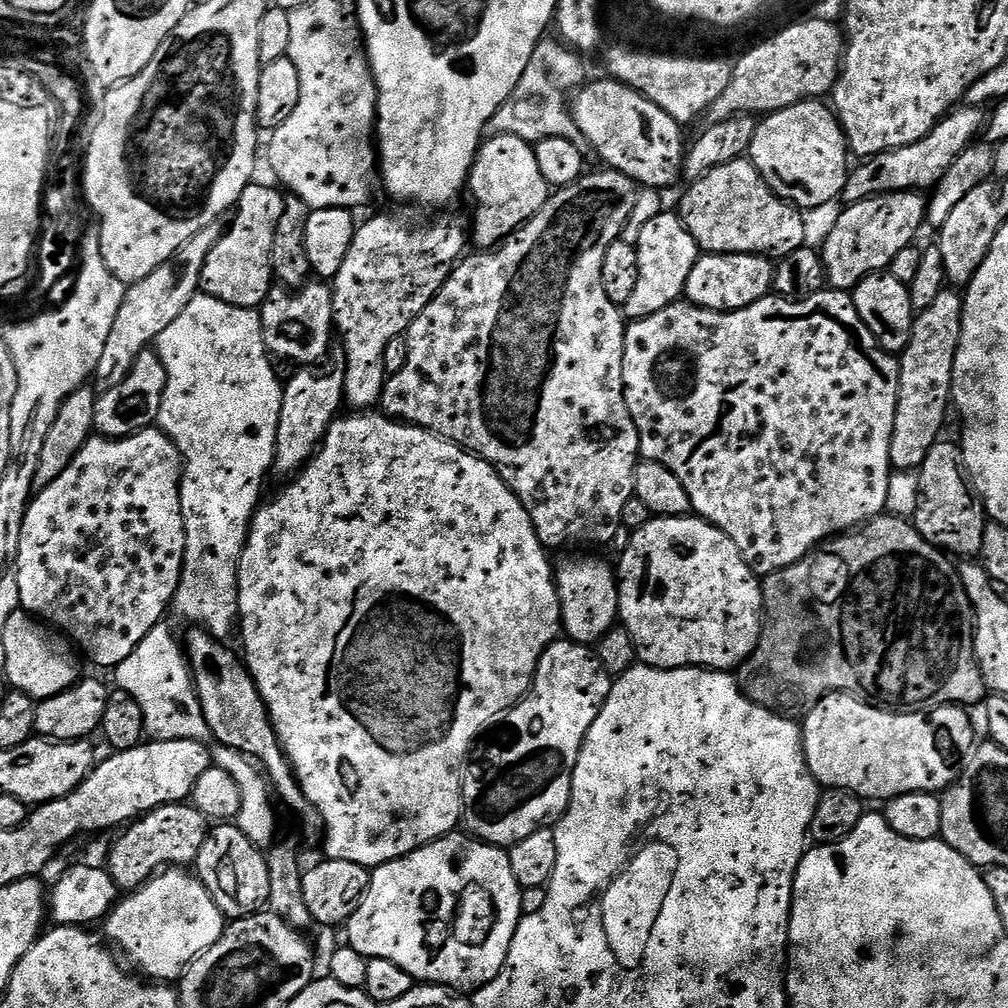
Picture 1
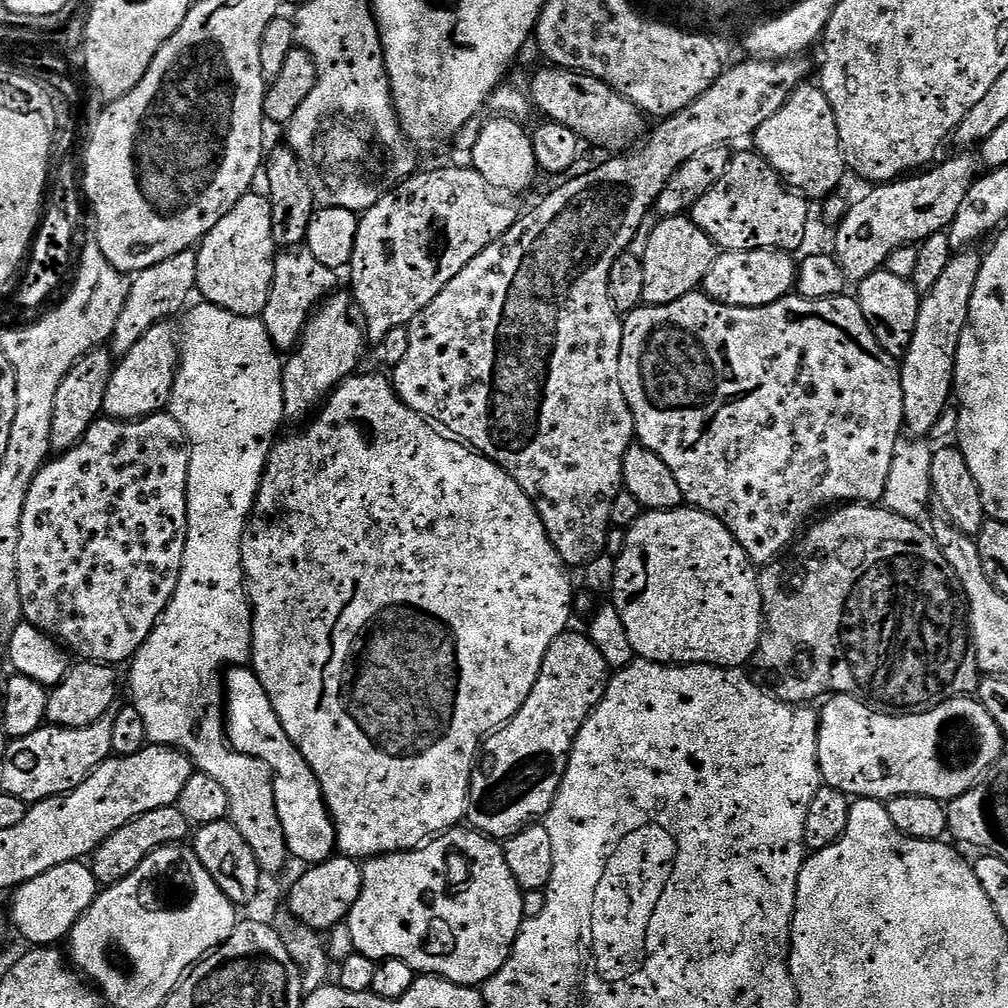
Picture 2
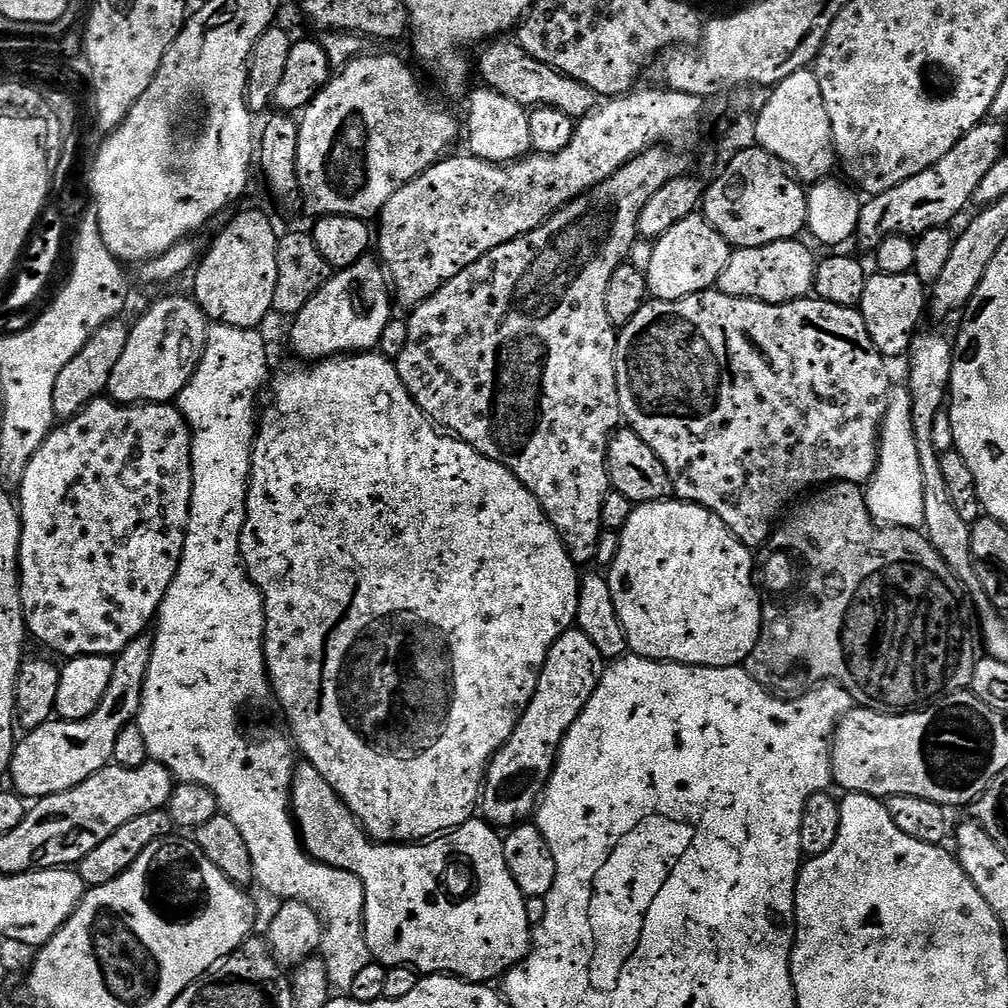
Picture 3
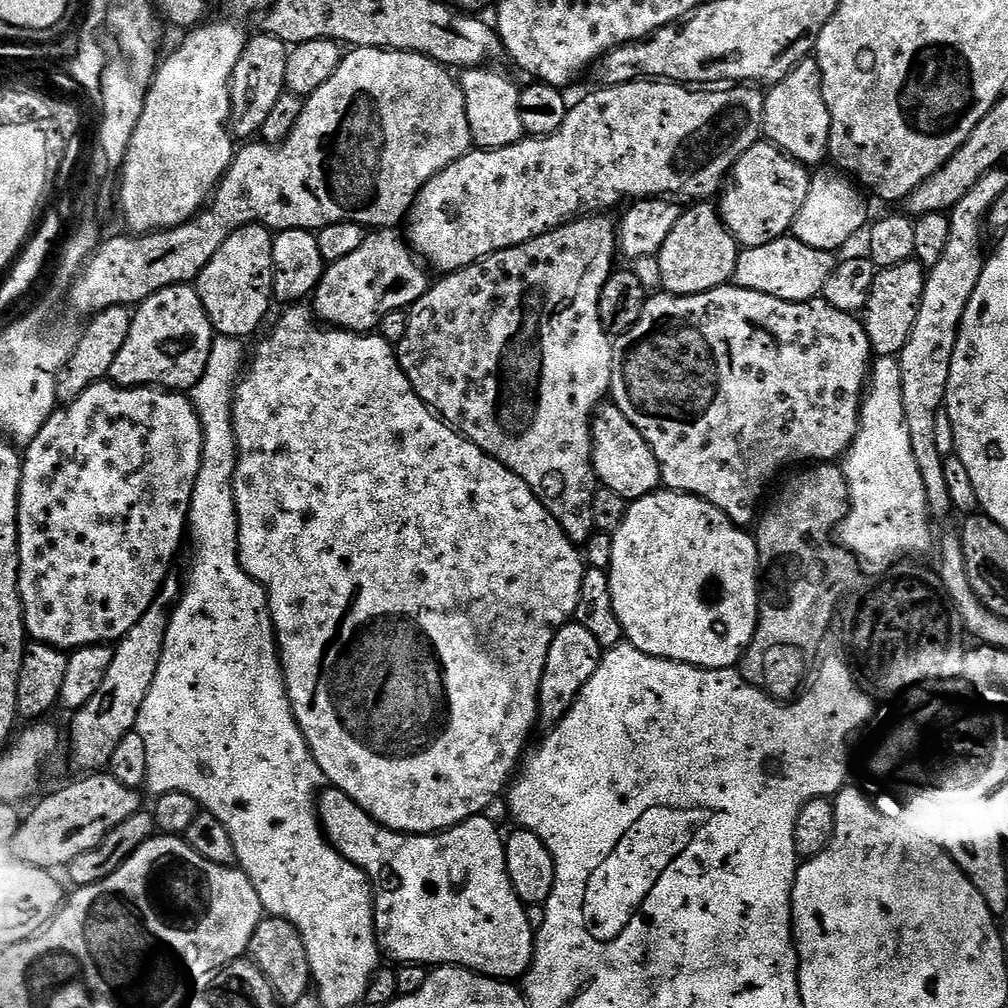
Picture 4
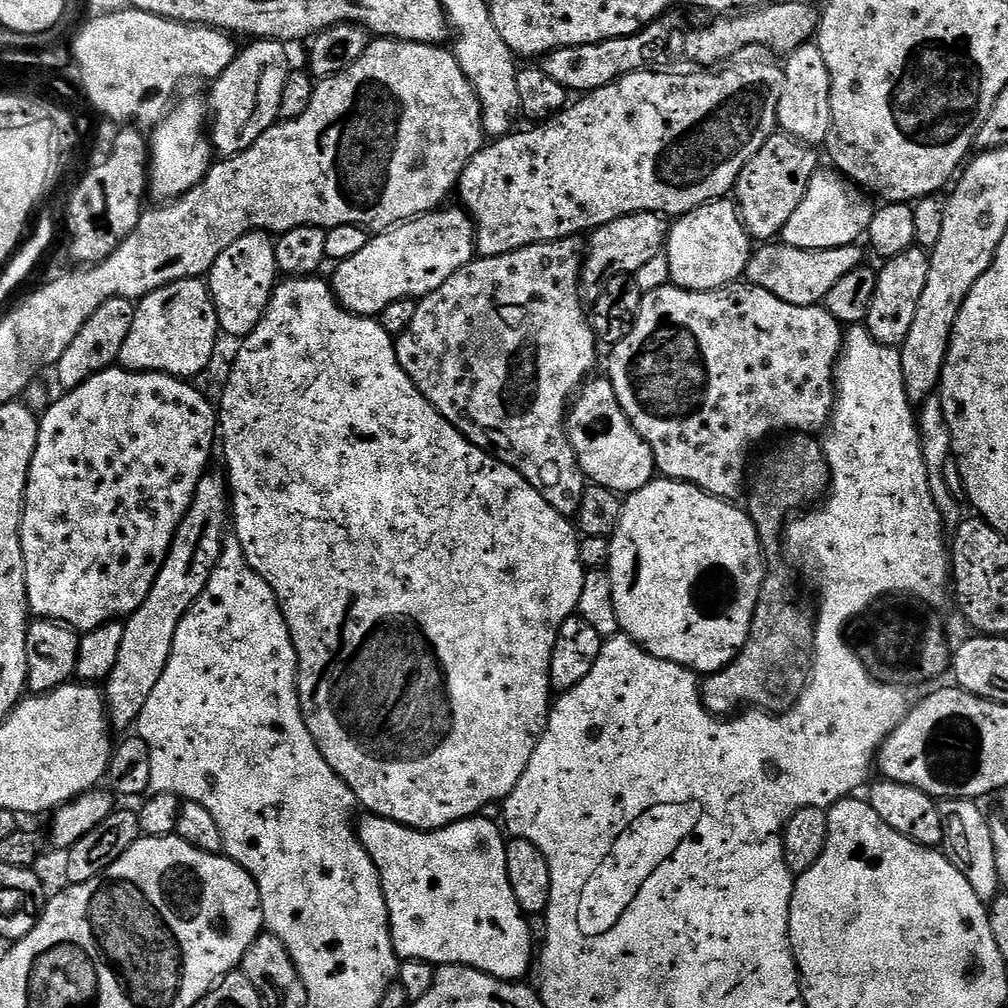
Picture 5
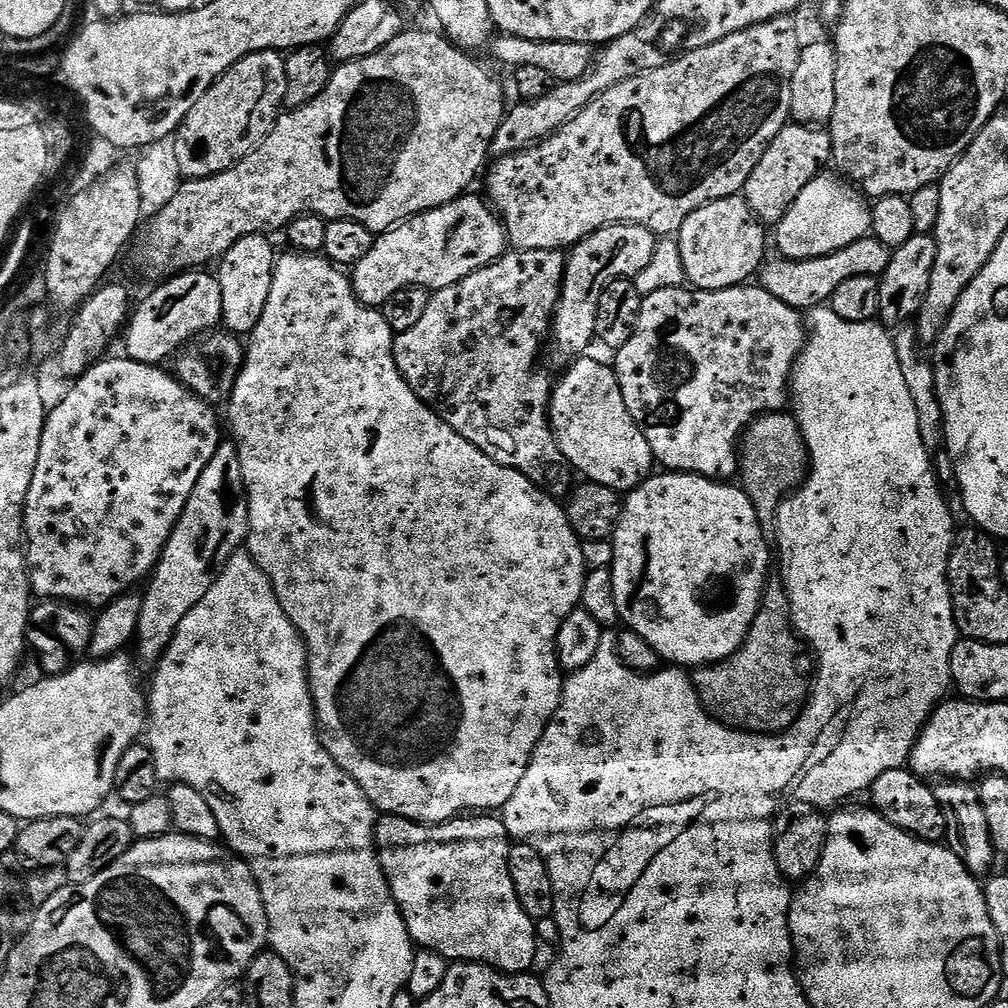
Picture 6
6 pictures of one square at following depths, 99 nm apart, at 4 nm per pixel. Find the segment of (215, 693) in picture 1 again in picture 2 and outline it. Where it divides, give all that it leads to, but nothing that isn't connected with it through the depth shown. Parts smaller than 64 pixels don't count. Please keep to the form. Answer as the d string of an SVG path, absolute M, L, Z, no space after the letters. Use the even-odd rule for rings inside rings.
M251 667L227 669L222 680L226 693L226 731L228 742L238 754L257 756L266 762L272 771L274 782L274 806L278 810L278 822L282 822L282 830L286 838L286 846L293 857L304 862L316 862L321 859L320 824L328 824L328 803L320 789L314 770L302 758L302 750L290 742L290 734L282 730L282 722L278 722L278 714L274 714L274 706L270 706L270 698L266 690L262 690L262 682L258 682L256 673Z

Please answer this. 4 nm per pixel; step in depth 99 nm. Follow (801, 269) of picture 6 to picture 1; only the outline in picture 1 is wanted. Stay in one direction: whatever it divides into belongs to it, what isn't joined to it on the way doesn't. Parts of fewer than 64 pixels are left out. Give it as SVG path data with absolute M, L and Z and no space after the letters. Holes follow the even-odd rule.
M714 252L701 255L694 270L690 270L690 278L686 278L683 299L706 310L737 312L769 295L773 288L774 264L769 257Z

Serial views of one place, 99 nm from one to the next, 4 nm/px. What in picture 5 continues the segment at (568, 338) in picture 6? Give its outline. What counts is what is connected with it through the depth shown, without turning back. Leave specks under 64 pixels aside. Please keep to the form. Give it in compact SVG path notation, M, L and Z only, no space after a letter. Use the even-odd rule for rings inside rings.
M635 212L595 229L590 236L592 241L587 241L584 268L580 271L581 297L588 302L594 301L610 278L630 276L642 270L645 262L665 251L668 229L665 217L654 212Z

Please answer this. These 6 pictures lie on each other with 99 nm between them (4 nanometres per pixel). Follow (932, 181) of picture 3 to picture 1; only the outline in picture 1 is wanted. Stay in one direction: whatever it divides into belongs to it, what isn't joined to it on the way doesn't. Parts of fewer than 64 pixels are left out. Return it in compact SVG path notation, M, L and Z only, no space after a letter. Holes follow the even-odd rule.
M919 191L887 192L885 196L869 196L867 200L859 200L856 204L848 204L845 212L836 220L836 225L828 232L822 247L824 275L827 283L836 290L851 290L857 288L868 276L876 272L891 269L898 250L913 247L916 235L926 224L928 201Z

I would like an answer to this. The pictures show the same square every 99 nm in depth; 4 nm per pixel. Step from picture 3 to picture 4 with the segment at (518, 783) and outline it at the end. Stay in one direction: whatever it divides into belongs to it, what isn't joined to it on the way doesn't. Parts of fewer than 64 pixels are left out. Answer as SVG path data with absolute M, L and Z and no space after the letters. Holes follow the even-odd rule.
M569 622L562 626L562 630L558 630L554 642L550 642L550 654L546 654L546 670L542 674L538 690L538 720L541 725L558 723L572 709L584 684L594 678L594 670L598 670L601 655L600 643L581 624Z

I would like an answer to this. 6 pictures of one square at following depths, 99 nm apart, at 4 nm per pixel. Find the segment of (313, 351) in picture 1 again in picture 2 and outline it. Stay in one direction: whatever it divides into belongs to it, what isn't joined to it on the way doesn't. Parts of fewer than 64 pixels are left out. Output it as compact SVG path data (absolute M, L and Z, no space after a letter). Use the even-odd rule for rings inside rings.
M307 246L277 251L274 278L270 282L270 294L266 298L266 306L262 313L264 325L277 353L291 353L299 344L300 335L308 325L313 312L337 291L336 276L338 276L337 269L318 262L318 258L310 254Z

